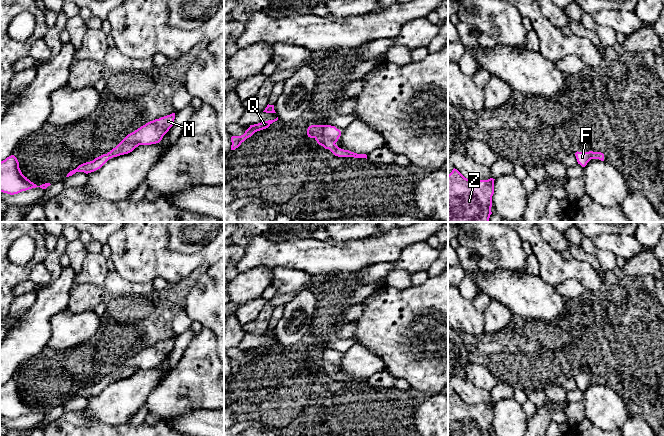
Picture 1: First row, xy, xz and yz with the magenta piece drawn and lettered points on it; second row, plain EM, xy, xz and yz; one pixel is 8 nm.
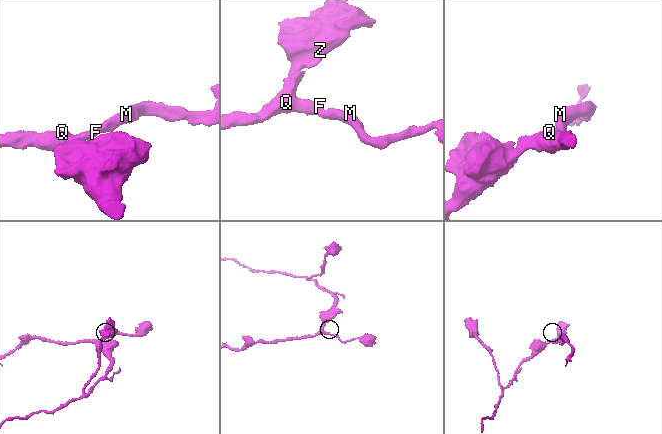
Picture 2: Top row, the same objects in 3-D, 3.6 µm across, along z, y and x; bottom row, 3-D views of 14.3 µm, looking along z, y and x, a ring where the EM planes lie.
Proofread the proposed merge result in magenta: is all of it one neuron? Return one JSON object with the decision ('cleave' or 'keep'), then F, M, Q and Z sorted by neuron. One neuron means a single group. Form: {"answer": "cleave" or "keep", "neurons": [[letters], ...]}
{"answer": "keep", "neurons": [["F", "M", "Q", "Z"]]}

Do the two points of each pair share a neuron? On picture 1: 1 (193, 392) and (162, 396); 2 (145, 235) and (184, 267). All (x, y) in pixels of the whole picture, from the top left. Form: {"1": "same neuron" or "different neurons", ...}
{"1": "same neuron", "2": "same neuron"}

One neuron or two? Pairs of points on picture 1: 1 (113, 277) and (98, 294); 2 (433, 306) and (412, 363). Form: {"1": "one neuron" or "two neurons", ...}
{"1": "two neurons", "2": "one neuron"}

